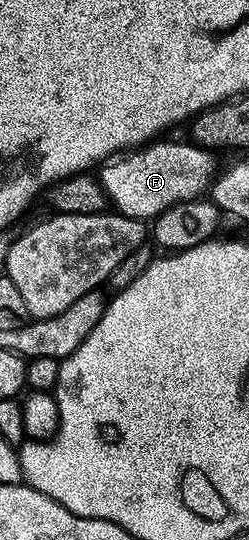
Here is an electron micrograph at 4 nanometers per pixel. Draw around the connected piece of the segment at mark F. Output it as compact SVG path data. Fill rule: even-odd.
M156 141L146 146L131 150L114 160L105 162L100 168L98 180L111 201L113 208L126 217L136 218L141 221L150 221L158 217L168 207L178 205L182 200L197 200L201 193L211 186L216 175L214 171L215 154L203 146L188 142Z

